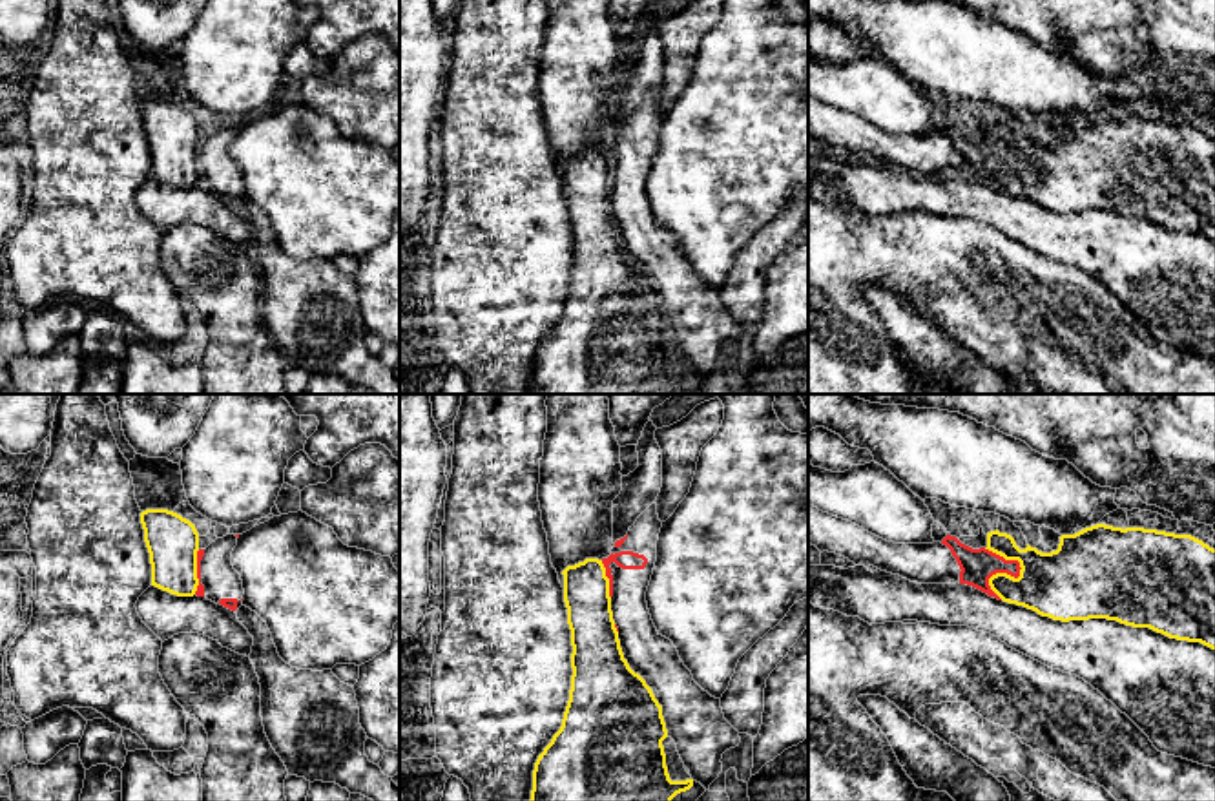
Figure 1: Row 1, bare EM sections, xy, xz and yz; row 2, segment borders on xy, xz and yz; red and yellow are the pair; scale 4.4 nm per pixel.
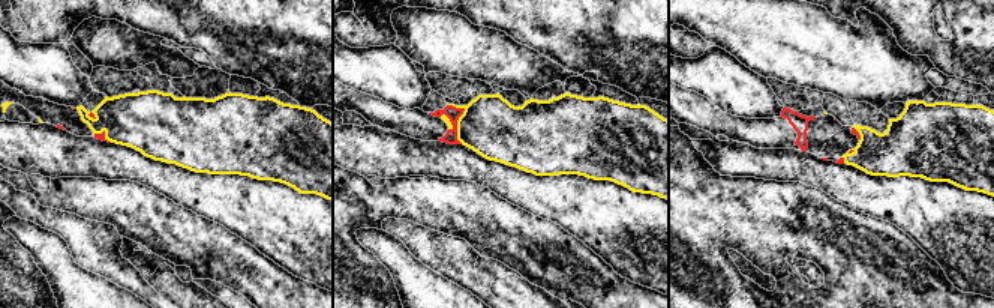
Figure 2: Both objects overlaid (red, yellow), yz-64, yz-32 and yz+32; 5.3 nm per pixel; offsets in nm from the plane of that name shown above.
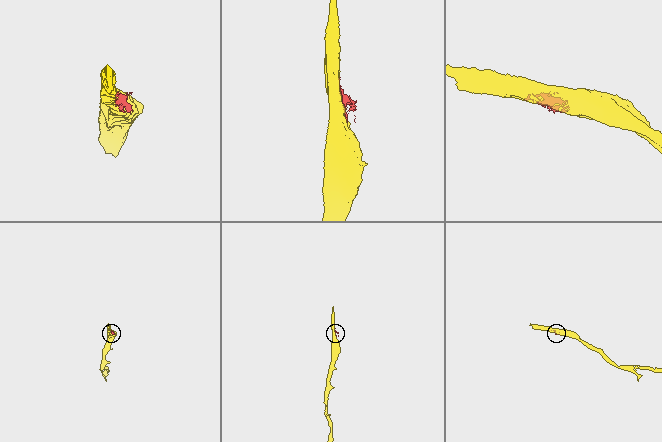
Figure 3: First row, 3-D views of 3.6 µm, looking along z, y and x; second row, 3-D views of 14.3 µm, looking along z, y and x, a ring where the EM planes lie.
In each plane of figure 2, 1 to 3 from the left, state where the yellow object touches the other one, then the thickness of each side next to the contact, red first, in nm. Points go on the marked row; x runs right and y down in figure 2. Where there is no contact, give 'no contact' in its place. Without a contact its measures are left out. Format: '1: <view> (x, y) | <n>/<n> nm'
1: yz-64 (102, 132) | 30/320 nm
2: yz-32 (458, 119) | 70/320 nm
3: yz+32 (858, 134) | 30/280 nm

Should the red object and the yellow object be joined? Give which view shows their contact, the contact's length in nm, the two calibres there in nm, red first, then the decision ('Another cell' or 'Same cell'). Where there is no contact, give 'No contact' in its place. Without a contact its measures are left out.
Touches red in yz. Shared border 240 nm. Thickness 150 nm (red) against 320 nm. Another cell

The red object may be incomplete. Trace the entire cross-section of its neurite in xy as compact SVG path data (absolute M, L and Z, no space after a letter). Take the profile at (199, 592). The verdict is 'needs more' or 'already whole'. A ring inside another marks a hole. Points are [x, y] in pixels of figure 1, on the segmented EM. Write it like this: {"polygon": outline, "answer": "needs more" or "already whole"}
{"polygon": "M226 535L212 542L206 549L197 551L197 578L195 595L221 604L232 611L243 606L243 580L232 566L232 551L237 546L239 535Z", "answer": "needs more"}

